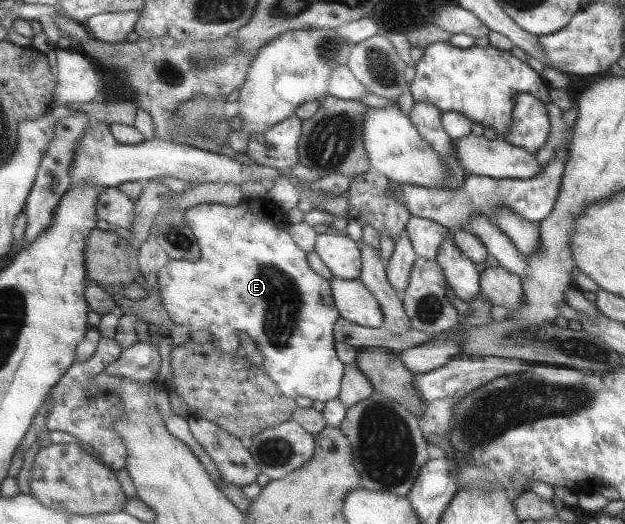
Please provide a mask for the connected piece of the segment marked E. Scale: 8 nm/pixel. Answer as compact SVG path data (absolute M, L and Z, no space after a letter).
M252 198L245 199L239 202L239 204L234 206L223 205L219 203L202 203L191 207L185 211L185 225L189 226L195 232L197 236L199 245L201 246L202 255L201 259L198 260L171 260L167 266L163 267L159 272L160 291L161 291L161 301L165 305L165 309L169 311L172 324L177 323L185 326L190 333L195 331L207 331L209 337L211 338L211 344L217 346L222 353L230 354L235 357L244 357L244 350L240 347L238 334L245 333L251 341L255 344L257 350L263 357L262 369L269 375L273 384L277 386L280 393L289 399L297 399L299 397L305 397L311 401L327 402L338 398L340 393L340 382L342 376L344 375L345 366L339 361L336 356L334 349L334 341L332 335L332 327L335 320L339 318L338 310L334 305L334 299L332 298L332 293L330 290L329 281L323 279L320 275L317 275L315 271L311 271L309 264L307 263L306 252L299 249L299 245L295 245L295 242L291 239L291 236L287 235L287 231L279 225L283 225L283 221L279 223L273 221L273 217L269 217L265 211L251 211L251 209L261 209L263 207L264 198Z

